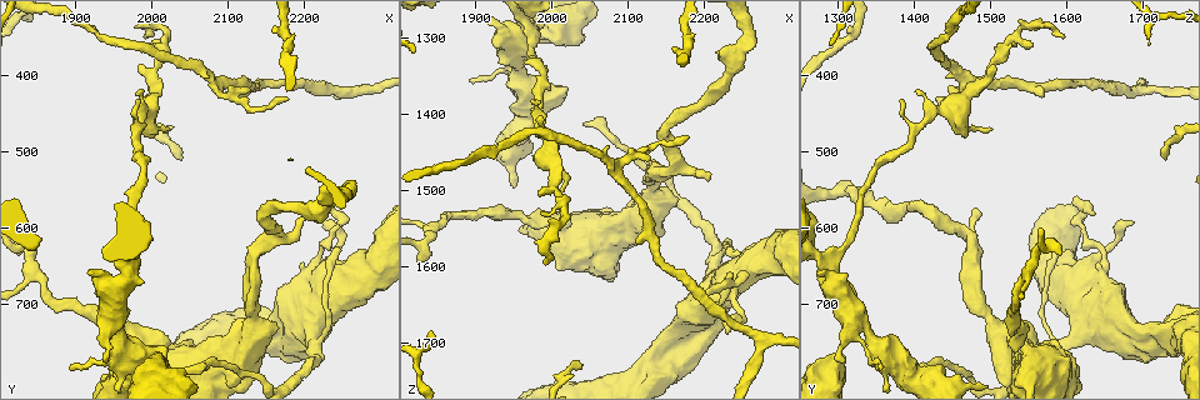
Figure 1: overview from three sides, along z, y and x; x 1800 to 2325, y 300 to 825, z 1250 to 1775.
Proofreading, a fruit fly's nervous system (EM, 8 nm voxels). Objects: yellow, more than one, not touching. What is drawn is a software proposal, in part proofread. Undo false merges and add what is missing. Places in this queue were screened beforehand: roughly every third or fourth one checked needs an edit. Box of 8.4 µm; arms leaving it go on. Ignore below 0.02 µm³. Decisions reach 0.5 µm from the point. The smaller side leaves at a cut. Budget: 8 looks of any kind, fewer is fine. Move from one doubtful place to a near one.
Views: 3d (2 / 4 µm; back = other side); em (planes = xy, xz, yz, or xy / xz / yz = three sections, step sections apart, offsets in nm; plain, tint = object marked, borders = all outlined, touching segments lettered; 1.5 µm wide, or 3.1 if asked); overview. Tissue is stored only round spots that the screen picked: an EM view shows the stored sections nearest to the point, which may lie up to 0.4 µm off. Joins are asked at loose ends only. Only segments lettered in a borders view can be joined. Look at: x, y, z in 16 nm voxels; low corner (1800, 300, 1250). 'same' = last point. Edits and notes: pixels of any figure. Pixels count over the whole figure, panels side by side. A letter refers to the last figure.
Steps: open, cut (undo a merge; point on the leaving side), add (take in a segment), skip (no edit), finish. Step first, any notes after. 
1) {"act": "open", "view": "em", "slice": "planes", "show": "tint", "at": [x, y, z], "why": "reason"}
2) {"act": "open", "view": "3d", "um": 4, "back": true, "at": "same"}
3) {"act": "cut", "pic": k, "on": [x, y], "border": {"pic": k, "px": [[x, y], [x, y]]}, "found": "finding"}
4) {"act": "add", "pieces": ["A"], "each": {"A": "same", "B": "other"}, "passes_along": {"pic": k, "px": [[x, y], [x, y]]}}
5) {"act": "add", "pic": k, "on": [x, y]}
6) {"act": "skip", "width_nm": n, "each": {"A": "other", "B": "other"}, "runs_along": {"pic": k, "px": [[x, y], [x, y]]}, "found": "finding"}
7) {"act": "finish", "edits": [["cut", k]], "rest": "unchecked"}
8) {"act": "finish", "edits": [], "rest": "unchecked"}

{"act": "open", "view": "em", "slice": "planes", "show": "borders", "at": [2245, 595, 1620], "why": "thin neck"}

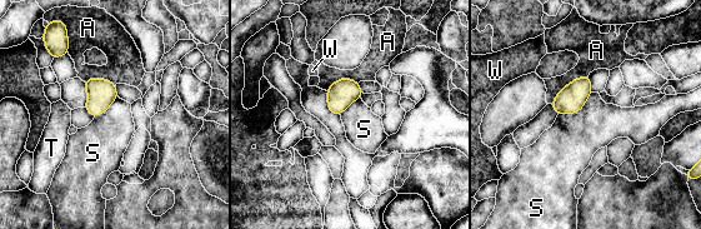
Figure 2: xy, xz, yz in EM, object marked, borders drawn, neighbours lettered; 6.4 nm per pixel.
{"act": "skip", "each": {"A": "other", "S": "other", "T": "other", "W": "other"}, "border": {"pic": 2, "px": [[592, 91], [577, 111], [557, 115]]}, "found": "all the same cell"}

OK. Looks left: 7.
{"act": "open", "view": "3d", "um": 2, "at": [1985, 355, 1530]}

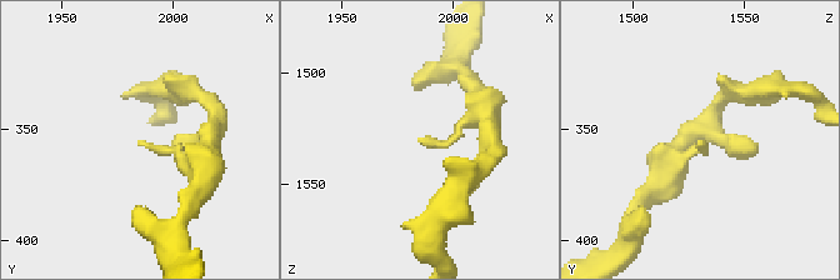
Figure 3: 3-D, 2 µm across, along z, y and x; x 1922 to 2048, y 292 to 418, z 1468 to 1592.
{"act": "open", "view": "em", "slice": "xz", "step": 4, "show": "borders", "at": [1985, 356, 1530], "why": "shape alone is not enough"}

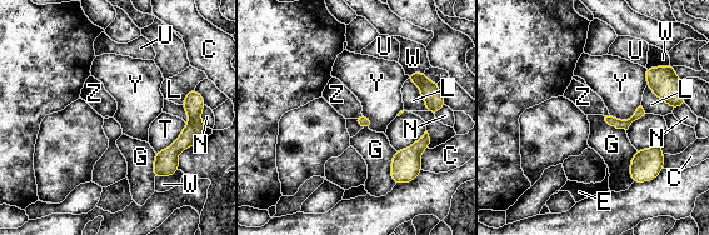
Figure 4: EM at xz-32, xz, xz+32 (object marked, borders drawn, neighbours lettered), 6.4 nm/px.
{"act": "skip", "each": {"C": "other", "E": "other", "G": "other", "L": "other", "N": "other", "T": "other", "U": "other", "W": "other", "Y": "other", "Z": "other"}, "runs_along": {"pic": 4, "px": [[642, 113], [628, 123], [604, 118]]}, "found": "none of them fits"}

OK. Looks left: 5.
{"act": "open", "view": "em", "slice": "planes", "show": "tint", "at": [1995, 445, 1455], "why": "calibre changes"}

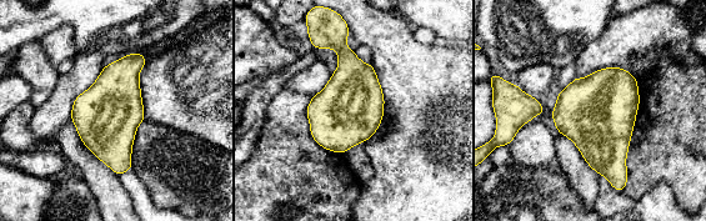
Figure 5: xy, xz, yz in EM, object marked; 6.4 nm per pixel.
{"act": "open", "view": "em", "slice": "planes", "show": "borders", "at": "same"}

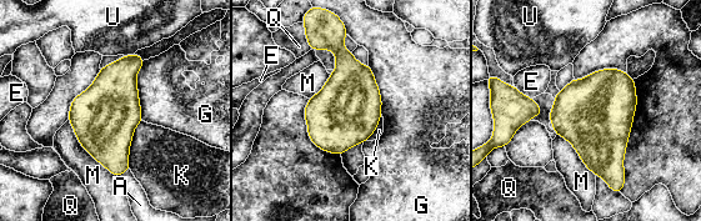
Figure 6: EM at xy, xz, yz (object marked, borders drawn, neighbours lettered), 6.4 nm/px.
{"act": "skip", "each": {"A": "other", "E": "other", "G": "other", "K": "other", "M": "other", "Q": "other", "U": "other"}, "border": {"pic": 6, "px": [[145, 60], [136, 76], [141, 120]]}, "found": "continuous, no second cell"}

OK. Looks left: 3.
{"act": "finish", "edits": [], "rest": "unchecked"}

